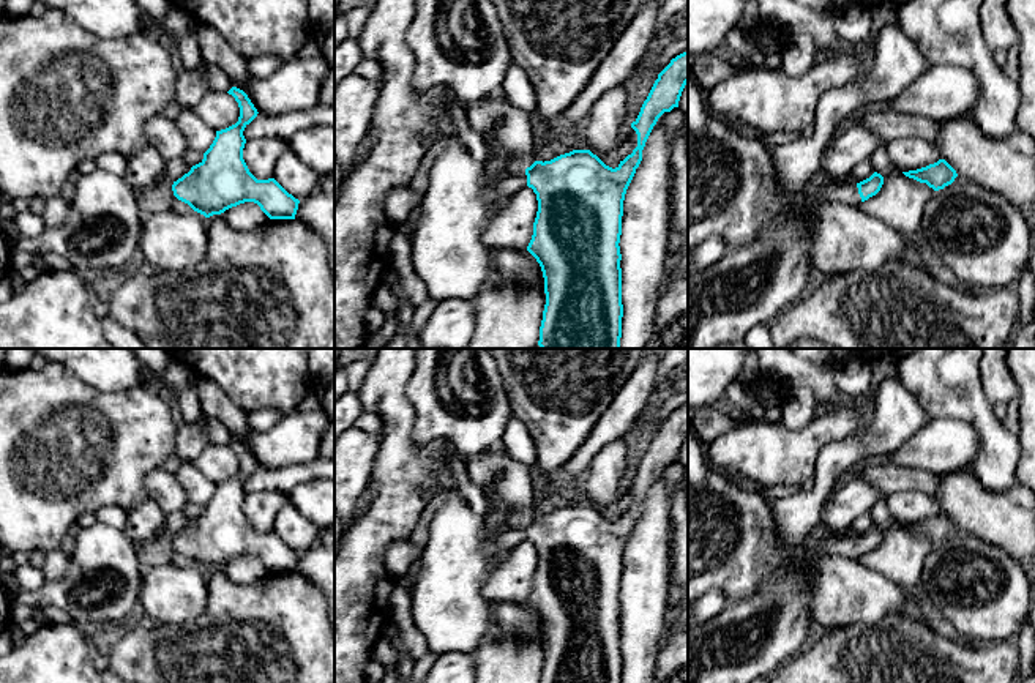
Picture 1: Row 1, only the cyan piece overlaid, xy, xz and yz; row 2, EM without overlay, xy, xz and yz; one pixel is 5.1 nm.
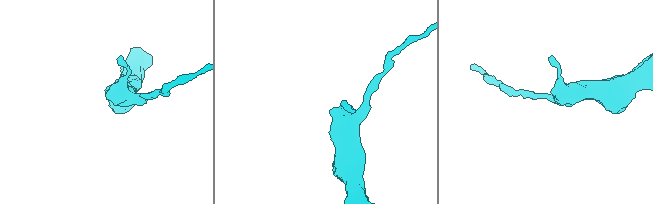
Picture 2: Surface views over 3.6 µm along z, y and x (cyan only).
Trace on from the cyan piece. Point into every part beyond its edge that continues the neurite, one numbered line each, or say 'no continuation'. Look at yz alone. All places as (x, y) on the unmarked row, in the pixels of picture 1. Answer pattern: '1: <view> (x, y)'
1: yz (754, 638)

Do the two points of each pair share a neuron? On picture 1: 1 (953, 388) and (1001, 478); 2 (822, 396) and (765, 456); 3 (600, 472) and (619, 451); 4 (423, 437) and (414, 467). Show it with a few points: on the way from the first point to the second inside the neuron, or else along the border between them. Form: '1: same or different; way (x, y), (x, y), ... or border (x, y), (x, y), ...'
1: same; way (975, 410), (993, 434), (997, 456)
2: different; border (840, 398), (819, 410)
3: same; way (605, 467), (614, 456)
4: different; border (414, 410), (412, 439), (420, 447), (450, 440)

